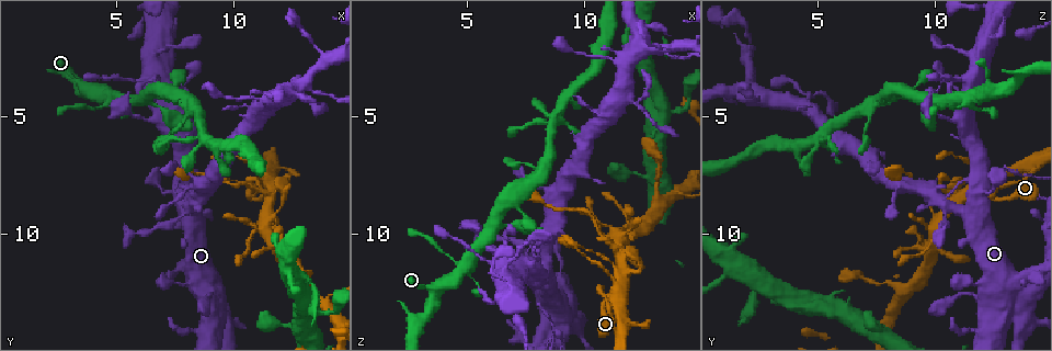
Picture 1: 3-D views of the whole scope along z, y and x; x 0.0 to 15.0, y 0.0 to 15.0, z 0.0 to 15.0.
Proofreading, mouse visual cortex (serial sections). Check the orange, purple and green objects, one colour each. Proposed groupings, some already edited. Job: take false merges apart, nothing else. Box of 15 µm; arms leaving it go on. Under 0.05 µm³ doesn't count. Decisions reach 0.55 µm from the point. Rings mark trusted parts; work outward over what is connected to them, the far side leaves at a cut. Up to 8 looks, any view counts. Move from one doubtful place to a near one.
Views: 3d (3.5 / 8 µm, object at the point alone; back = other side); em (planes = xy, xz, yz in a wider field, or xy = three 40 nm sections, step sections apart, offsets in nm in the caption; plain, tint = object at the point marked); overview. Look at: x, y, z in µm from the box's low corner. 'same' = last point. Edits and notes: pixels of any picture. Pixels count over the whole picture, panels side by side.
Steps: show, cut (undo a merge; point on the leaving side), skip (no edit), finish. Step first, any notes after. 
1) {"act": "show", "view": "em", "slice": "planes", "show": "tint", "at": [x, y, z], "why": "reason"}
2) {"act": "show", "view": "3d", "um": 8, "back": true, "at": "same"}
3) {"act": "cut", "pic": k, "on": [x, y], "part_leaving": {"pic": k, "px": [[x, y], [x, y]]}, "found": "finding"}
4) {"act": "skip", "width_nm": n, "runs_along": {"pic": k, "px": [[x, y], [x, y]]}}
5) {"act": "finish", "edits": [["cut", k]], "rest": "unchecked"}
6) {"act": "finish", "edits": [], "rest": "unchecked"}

{"act": "show", "view": "3d", "um": 8, "at": [8.1, 5.7, 11.8], "why": "calibre changes"}

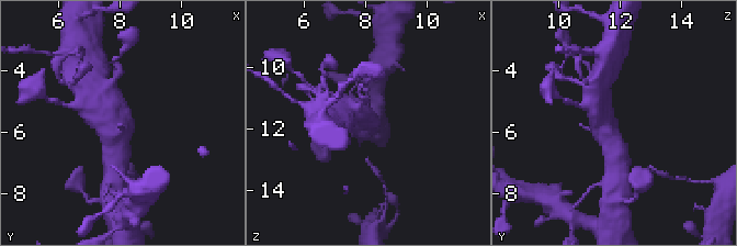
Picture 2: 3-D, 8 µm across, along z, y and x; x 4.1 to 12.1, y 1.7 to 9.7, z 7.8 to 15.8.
{"act": "show", "view": "3d", "um": 3.5, "back": true, "at": [8.1, 5.8, 11.7]}

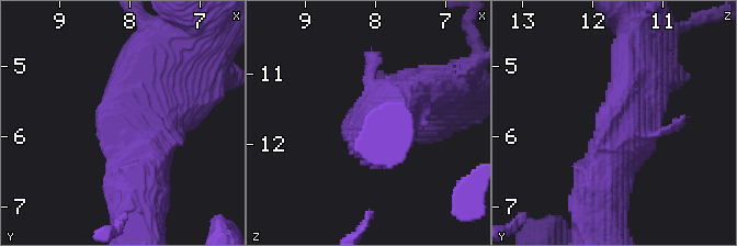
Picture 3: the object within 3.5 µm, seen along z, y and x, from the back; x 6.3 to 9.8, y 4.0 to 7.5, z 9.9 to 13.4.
{"act": "skip", "runs_along": {"pic": 3, "px": [[140, 168], [147, 132], [97, 108]]}, "found": "continuous, no second cell"}

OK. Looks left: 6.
{"act": "show", "view": "3d", "um": 8, "back": true, "at": [5.2, 4.7, 12.1], "why": "thin neck"}

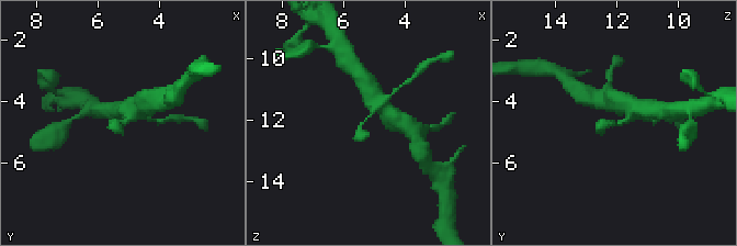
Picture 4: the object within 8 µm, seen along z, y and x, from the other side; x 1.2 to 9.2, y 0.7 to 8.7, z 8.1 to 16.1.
{"act": "show", "view": "em", "slice": "xy", "step": 3, "show": "tint", "at": [5.3, 4.7, 12.1]}

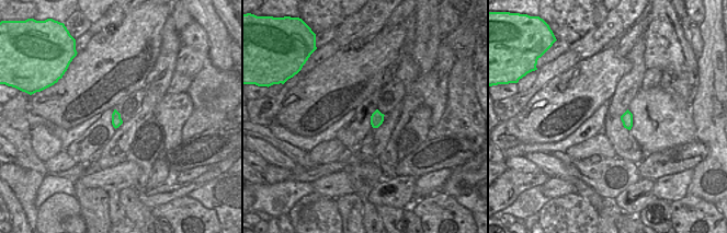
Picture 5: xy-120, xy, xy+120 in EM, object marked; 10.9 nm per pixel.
{"act": "skip", "runs_along": {"pic": 4, "px": [[632, 105], [626, 121], [608, 123], [600, 135]]}, "found": "continuous, no second cell"}

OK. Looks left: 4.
{"act": "show", "view": "3d", "um": 3.5, "at": [12.7, 3.6, 4.0], "why": "sudden change in width"}

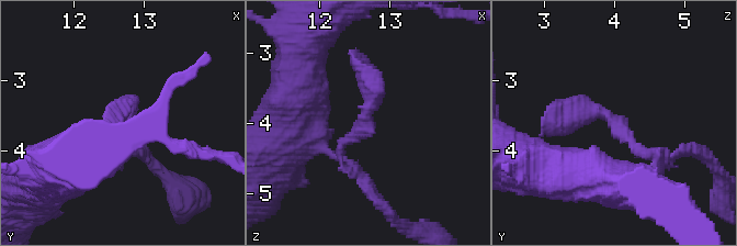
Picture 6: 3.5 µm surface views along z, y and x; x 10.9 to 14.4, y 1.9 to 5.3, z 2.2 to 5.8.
{"act": "show", "view": "em", "slice": "xy", "step": 3, "show": "tint", "at": [12.65, 3.60, 3.95], "why": "shape alone is not enough"}

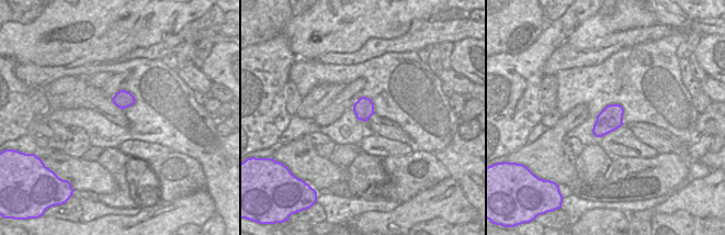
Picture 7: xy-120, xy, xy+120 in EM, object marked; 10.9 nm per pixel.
{"act": "show", "view": "em", "slice": "xy", "step": 2, "show": "tint", "at": "same", "why": "another direction"}

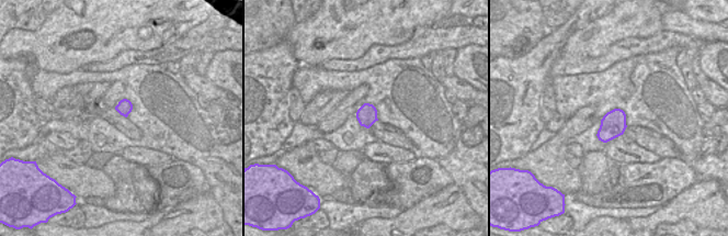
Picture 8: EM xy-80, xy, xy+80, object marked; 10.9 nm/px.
{"act": "skip", "width_nm": 220, "runs_along": {"pic": 6, "px": [[652, 171], [607, 114], [551, 124]]}, "found": "one cell here"}

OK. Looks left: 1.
{"act": "finish", "edits": [], "rest": "unchecked"}

